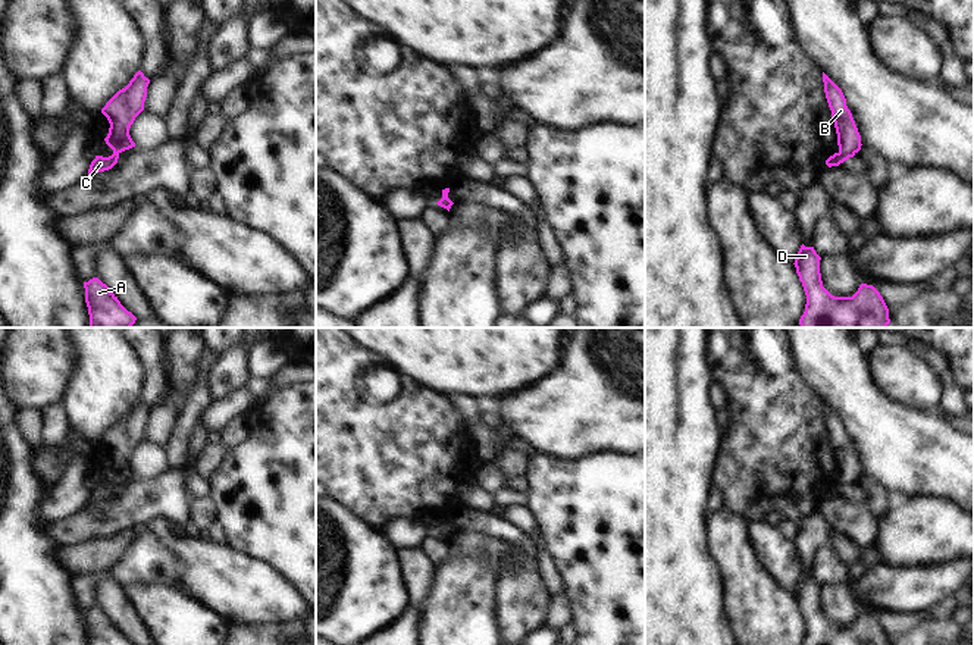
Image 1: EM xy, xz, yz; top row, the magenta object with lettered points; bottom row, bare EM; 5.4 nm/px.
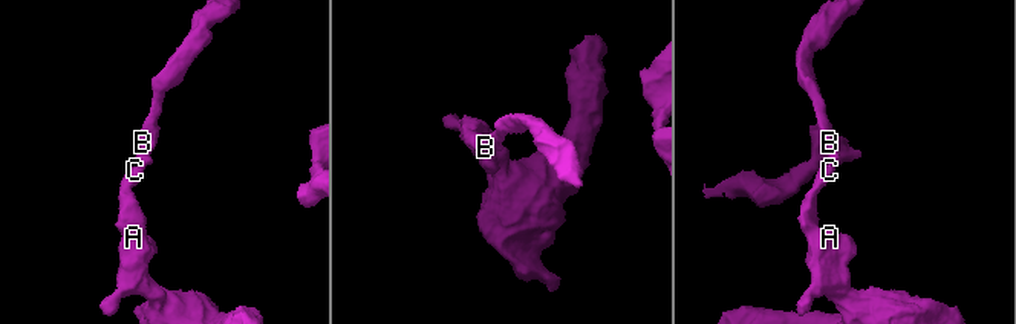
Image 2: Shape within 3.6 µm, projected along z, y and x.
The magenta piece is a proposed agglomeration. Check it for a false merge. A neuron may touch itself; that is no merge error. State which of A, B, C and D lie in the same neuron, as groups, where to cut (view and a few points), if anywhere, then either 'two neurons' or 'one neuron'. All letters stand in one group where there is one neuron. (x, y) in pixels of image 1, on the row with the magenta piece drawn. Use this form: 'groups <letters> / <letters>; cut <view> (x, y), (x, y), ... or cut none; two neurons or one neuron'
groups A C D / B; cut yz (839, 152), (849, 156); two neurons

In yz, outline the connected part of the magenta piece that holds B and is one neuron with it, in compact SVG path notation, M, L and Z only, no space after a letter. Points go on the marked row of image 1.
M823 72L824 93L837 134L839 153L854 157L861 150L861 135L842 90Z

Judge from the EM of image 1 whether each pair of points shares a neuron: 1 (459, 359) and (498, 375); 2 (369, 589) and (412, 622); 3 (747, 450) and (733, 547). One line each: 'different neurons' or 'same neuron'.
1: same neuron
2: different neurons
3: different neurons

